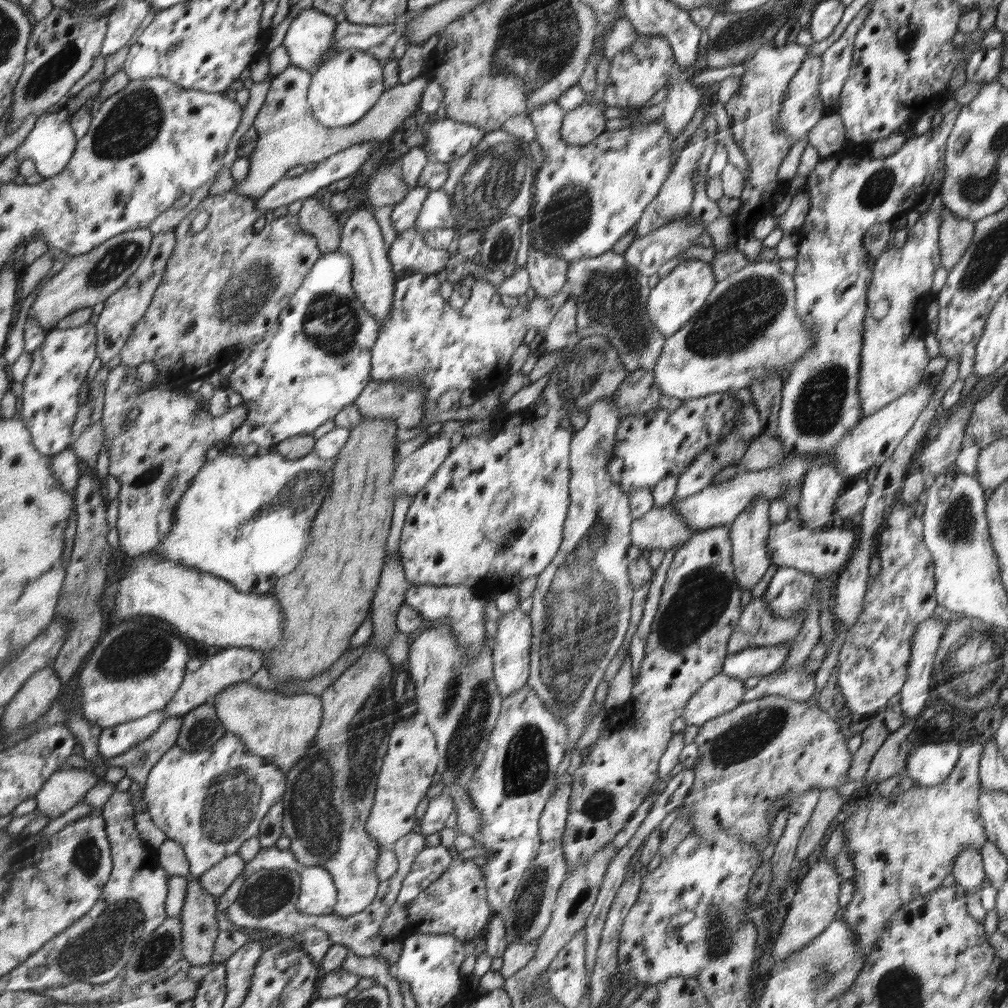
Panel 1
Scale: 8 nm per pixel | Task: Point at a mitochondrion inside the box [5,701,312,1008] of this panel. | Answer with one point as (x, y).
(109, 940)

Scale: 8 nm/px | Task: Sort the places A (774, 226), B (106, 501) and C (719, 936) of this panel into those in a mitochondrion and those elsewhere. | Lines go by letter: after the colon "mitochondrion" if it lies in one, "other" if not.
A: other
B: other
C: mitochondrion

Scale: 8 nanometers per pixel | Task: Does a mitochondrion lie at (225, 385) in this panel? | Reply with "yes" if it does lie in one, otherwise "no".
no

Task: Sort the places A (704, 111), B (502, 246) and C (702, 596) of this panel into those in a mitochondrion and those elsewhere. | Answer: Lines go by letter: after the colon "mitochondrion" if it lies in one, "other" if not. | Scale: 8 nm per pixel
A: other
B: mitochondrion
C: mitochondrion

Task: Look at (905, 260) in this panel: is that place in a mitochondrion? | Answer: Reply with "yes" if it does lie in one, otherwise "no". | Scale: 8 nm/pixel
no

